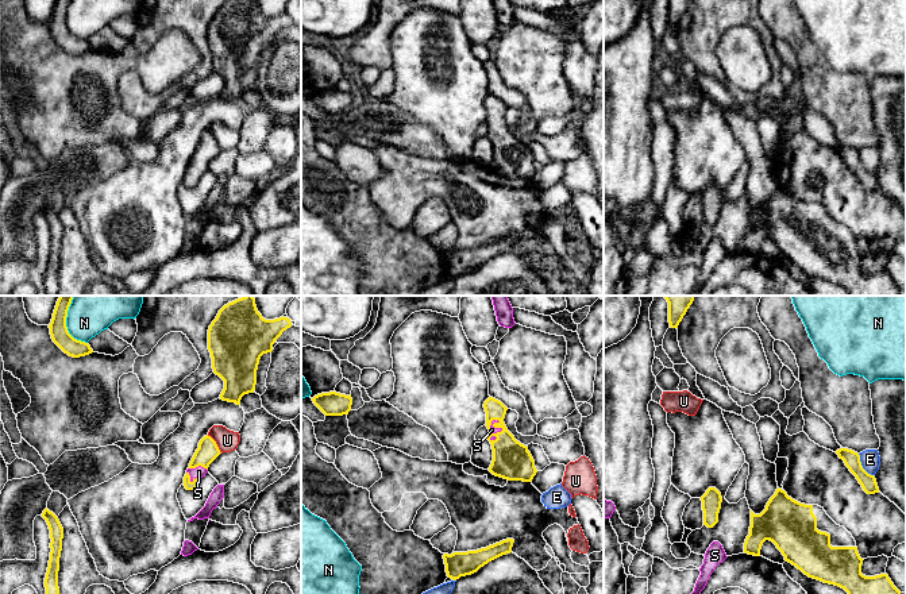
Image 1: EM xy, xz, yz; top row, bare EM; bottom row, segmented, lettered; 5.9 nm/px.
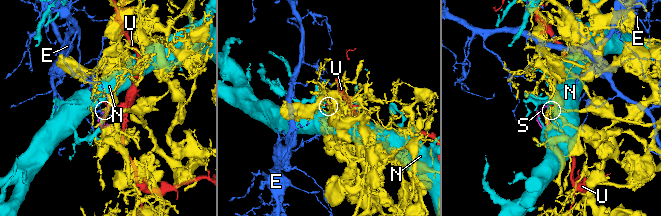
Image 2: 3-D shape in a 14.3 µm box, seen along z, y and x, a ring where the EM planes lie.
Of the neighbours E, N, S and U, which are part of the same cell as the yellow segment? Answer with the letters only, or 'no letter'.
S

